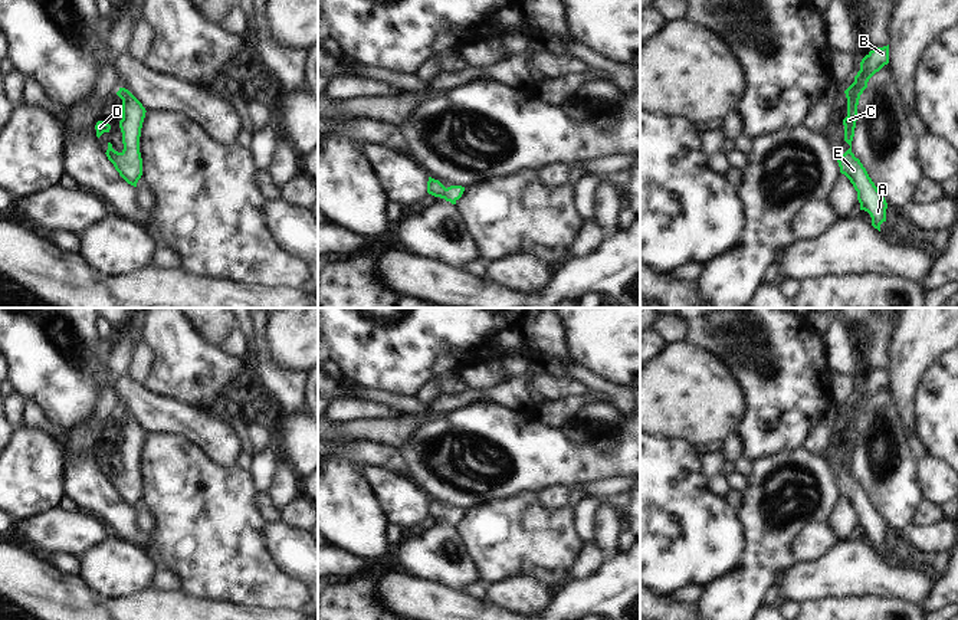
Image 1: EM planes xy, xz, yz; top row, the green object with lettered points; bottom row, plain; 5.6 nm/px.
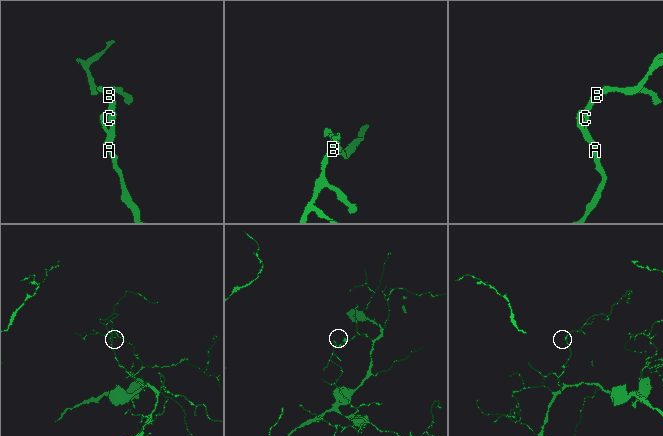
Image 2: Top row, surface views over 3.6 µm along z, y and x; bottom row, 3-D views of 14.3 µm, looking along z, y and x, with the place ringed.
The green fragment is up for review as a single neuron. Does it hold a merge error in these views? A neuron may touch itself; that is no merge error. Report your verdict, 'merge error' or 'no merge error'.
no merge error

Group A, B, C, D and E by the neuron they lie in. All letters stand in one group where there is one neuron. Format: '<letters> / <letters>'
A B C D E

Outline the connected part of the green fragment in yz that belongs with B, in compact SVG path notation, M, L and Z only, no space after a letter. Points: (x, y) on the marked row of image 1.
M889 45L870 50L860 62L860 70L854 76L854 82L844 91L847 98L847 117L843 119L844 141L850 148L837 157L840 173L844 174L854 190L860 210L865 210L872 217L872 226L880 232L880 224L886 222L888 203L877 190L866 168L859 158L852 152L852 141L857 121L857 105L860 95L867 88L869 79L889 63Z

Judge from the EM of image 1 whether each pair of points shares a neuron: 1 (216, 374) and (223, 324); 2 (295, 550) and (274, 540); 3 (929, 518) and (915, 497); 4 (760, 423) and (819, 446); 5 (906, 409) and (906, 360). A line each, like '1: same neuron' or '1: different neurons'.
1: different neurons
2: same neuron
3: different neurons
4: different neurons
5: same neuron

